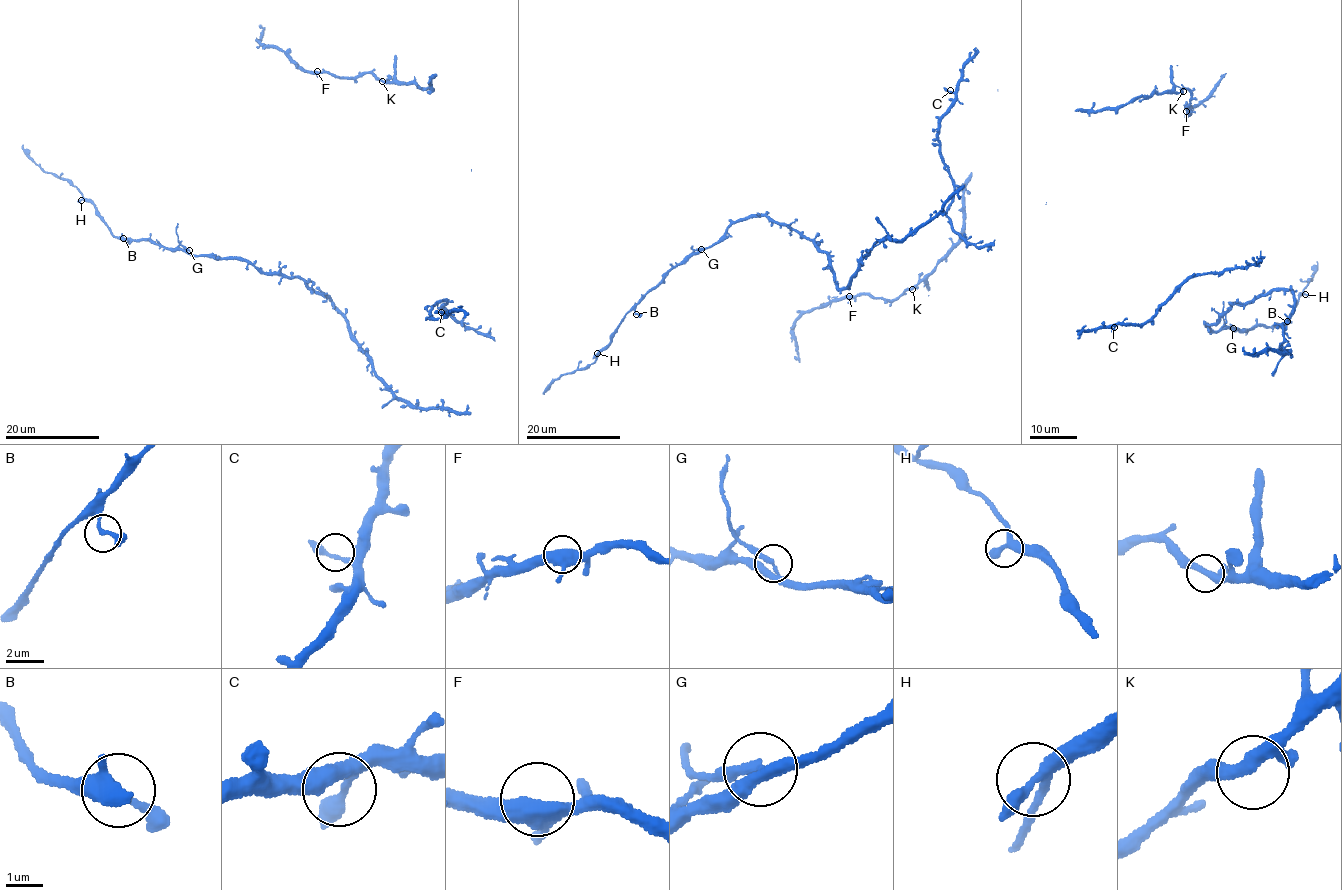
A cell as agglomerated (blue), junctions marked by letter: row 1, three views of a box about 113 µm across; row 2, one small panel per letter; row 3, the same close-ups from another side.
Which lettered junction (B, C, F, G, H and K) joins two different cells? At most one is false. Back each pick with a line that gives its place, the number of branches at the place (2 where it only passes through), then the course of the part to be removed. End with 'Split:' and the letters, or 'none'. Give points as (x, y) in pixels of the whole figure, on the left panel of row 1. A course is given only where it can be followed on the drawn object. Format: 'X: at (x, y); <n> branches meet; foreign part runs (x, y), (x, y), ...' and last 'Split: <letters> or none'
G: at (189, 250); 3 branches meet; foreign part runs (188, 250), (177, 239), (178, 223)
Split: G

